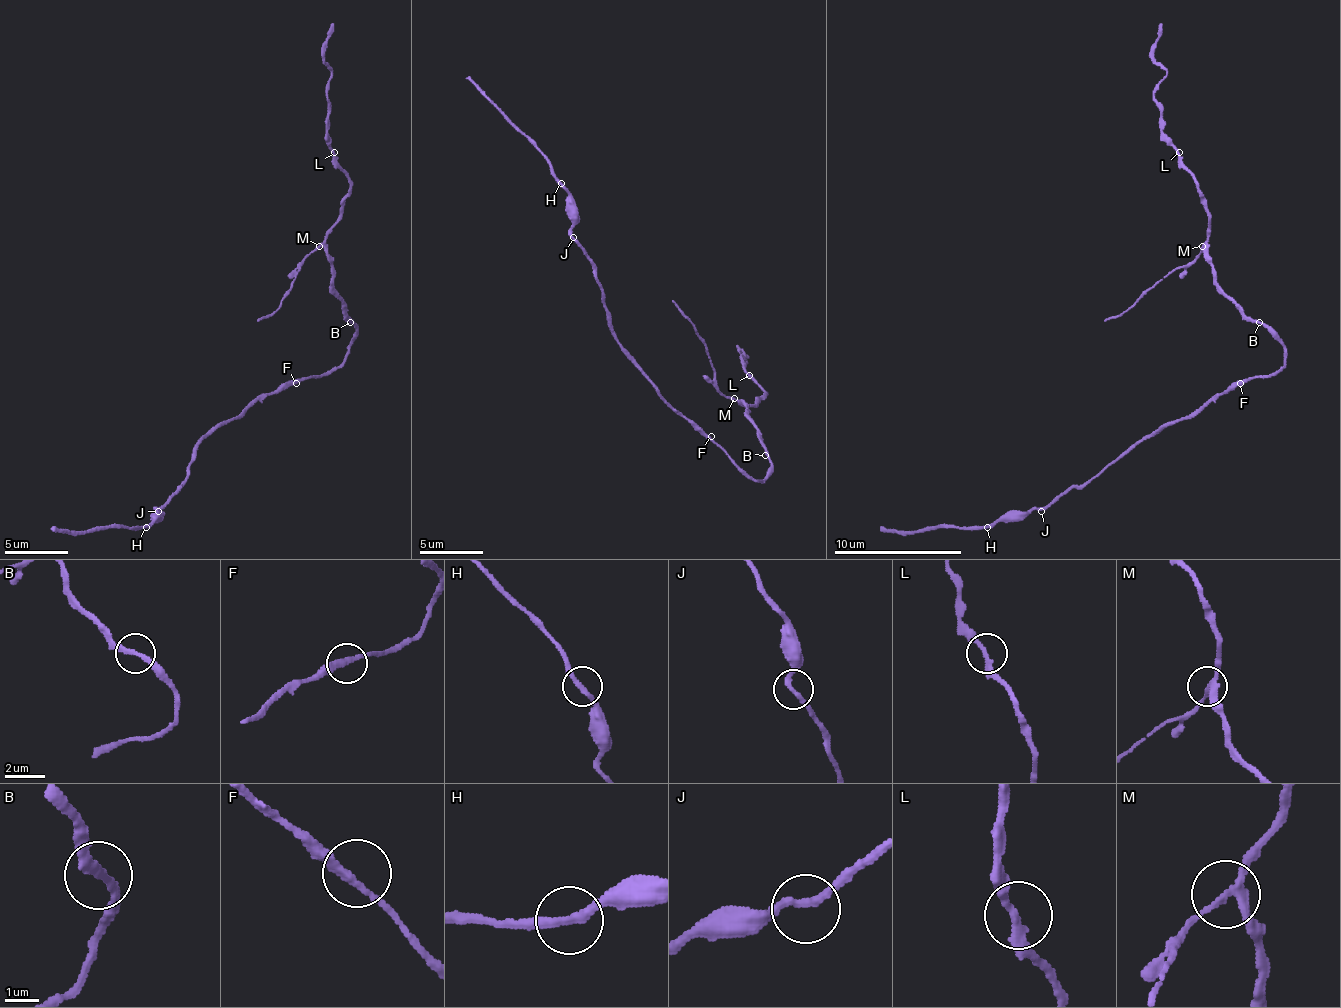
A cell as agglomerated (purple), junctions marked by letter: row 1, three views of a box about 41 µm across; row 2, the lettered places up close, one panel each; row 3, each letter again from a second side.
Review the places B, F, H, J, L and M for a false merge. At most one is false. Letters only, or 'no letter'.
M

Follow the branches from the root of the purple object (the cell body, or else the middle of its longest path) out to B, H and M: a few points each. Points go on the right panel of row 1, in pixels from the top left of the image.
B: (1243, 380), (1268, 376), (1284, 364), (1284, 348), (1259, 322)
H: (1243, 380), (1217, 392), (1198, 412), (1166, 421), (1044, 508), (1006, 511), (987, 527)
M: (1243, 380), (1275, 373), (1284, 364), (1284, 348), (1259, 322), (1252, 322), (1217, 284), (1211, 255), (1201, 245)

